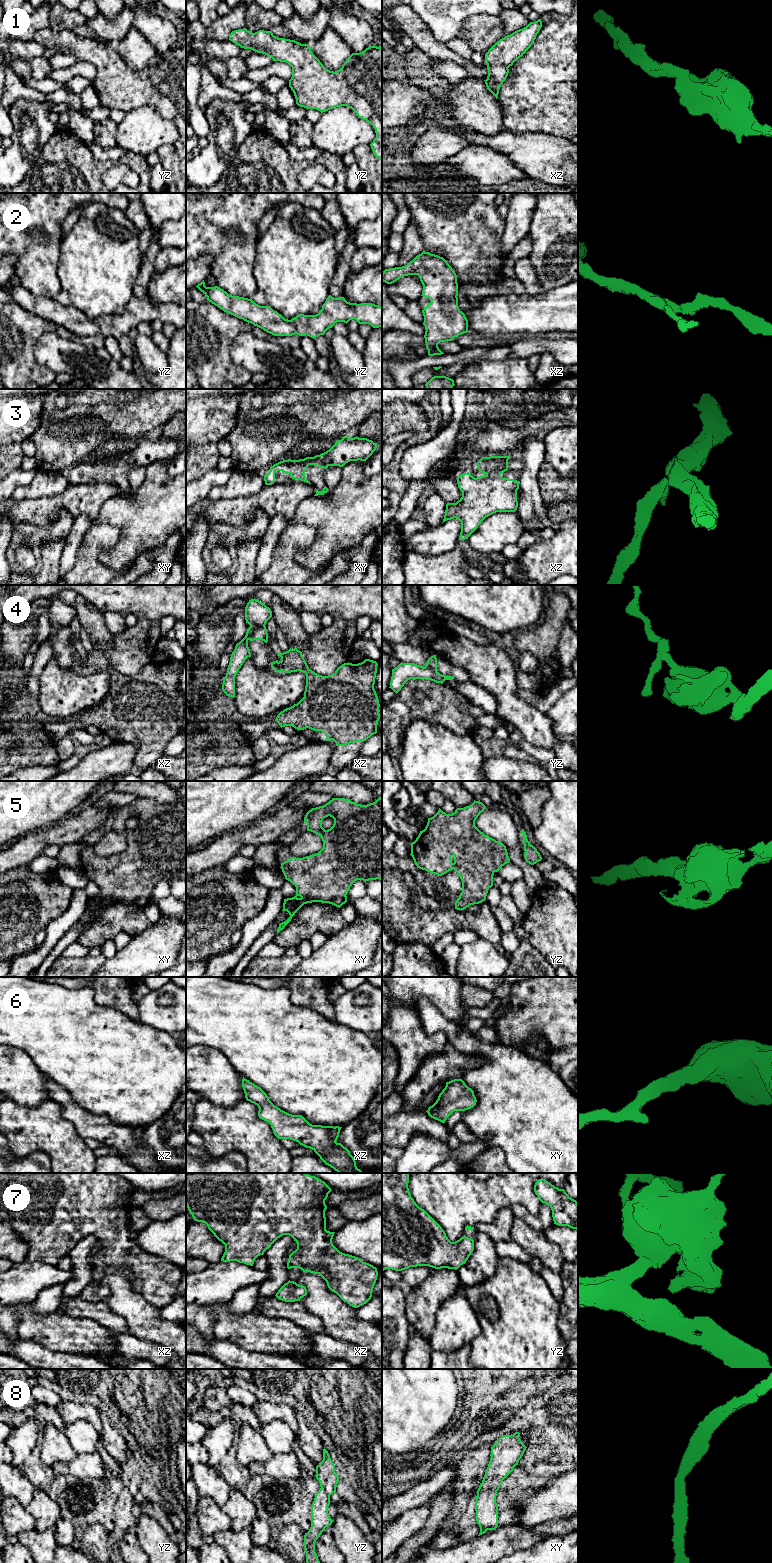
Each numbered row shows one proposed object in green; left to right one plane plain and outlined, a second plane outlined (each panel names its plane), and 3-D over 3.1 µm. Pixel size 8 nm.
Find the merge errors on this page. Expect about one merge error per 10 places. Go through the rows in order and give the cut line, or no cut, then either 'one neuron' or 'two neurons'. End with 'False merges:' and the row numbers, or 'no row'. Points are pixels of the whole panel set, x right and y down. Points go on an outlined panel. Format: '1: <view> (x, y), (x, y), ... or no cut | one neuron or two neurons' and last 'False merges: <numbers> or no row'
1: no cut | one neuron
2: no cut | one neuron
3: no cut | one neuron
4: xz (264, 625), (258, 626), (248, 639) | two neurons
5: no cut | one neuron
6: no cut | one neuron
7: no cut | one neuron
8: no cut | one neuron
False merges: 4

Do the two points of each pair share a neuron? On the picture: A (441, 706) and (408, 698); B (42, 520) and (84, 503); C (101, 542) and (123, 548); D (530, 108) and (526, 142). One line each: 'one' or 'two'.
A: one
B: one
C: two
D: two

